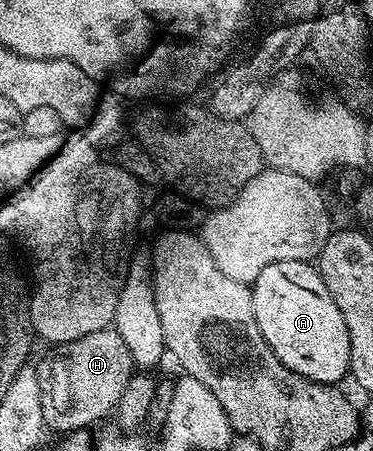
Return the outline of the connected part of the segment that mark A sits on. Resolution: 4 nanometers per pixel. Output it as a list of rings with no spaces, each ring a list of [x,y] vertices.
[[[306,260],[294,262],[274,262],[258,274],[258,278],[250,285],[254,318],[258,322],[258,330],[262,330],[262,338],[274,350],[278,362],[294,374],[319,384],[339,385],[343,376],[350,372],[350,330],[346,330],[346,318],[342,318],[342,310],[338,310],[338,302],[326,290],[326,282],[322,282],[322,274],[315,263]]]

